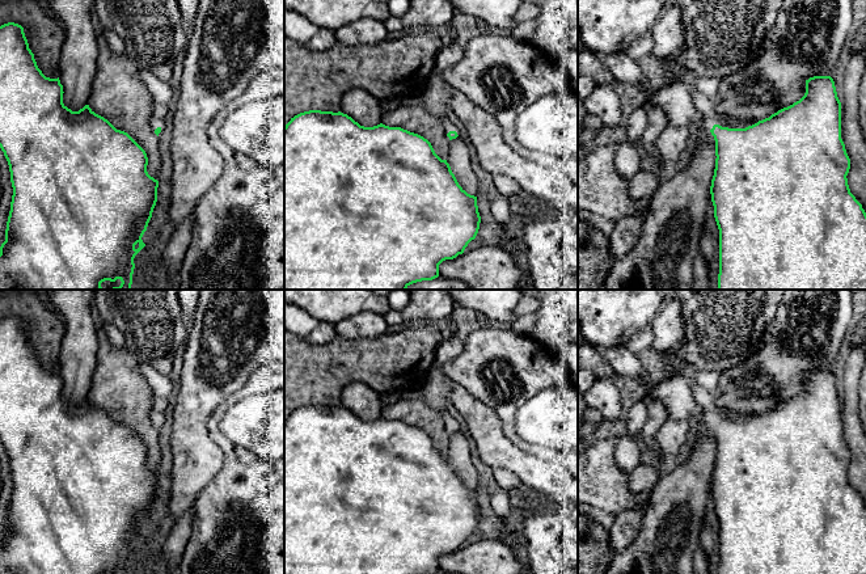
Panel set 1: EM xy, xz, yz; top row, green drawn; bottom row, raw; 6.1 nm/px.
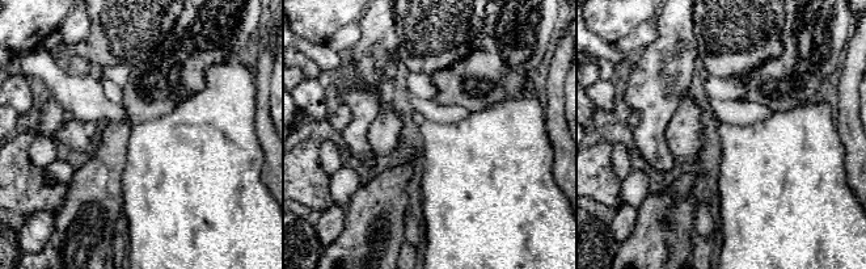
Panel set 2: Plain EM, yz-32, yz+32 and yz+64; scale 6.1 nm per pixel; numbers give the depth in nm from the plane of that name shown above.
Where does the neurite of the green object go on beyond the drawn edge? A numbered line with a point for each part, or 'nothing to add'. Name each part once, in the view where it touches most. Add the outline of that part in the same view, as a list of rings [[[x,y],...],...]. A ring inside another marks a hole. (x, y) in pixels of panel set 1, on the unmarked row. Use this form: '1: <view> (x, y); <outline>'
1: yz (675, 393); [[[625,346],[614,349],[592,347],[611,364],[614,375],[643,383],[646,387],[645,396],[659,401],[667,409],[669,419],[701,417],[705,423],[710,425],[714,418],[718,418],[715,411],[702,408],[696,401],[690,384],[683,375],[677,373],[654,381],[649,377],[637,355]]]

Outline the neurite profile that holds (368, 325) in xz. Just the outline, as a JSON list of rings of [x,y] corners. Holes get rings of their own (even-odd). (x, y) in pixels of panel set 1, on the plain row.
[[[369,311],[346,317],[337,324],[334,329],[337,335],[347,339],[375,339],[388,333],[389,324],[380,313],[372,313]]]

